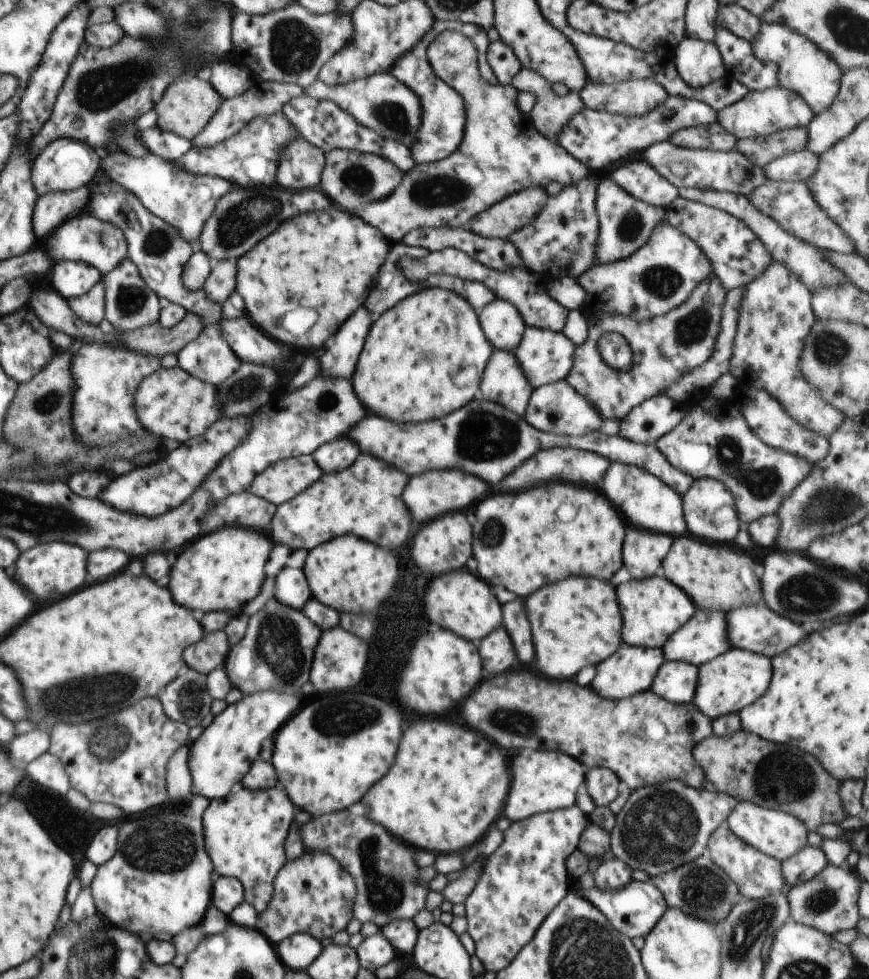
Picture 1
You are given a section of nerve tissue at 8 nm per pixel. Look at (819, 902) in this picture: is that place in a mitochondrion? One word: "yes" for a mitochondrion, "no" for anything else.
yes

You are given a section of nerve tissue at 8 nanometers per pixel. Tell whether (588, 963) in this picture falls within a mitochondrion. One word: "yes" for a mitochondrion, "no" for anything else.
yes

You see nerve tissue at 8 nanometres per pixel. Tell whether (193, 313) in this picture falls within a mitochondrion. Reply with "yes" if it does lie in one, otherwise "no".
no

